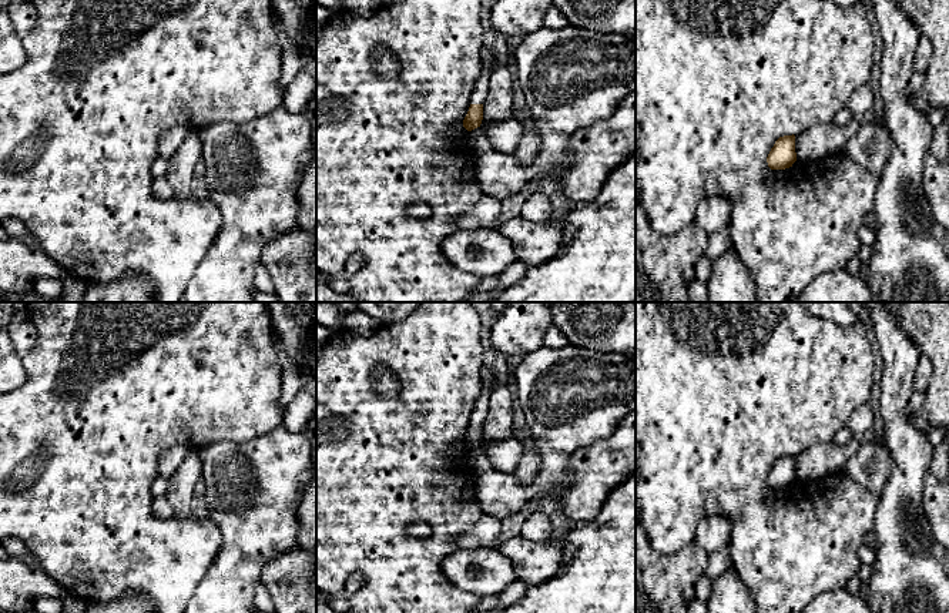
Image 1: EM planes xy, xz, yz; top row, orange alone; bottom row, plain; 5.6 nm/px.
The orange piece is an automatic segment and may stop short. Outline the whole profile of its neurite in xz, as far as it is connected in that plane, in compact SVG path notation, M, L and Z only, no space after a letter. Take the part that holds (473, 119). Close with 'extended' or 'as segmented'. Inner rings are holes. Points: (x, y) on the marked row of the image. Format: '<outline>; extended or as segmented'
M492 57L482 63L480 74L474 83L473 93L470 97L470 107L463 120L463 127L467 131L472 131L480 127L483 120L483 104L489 97L489 84L490 77L496 67L499 67L503 61L499 57Z; extended

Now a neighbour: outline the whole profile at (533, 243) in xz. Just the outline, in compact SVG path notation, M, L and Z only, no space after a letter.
M514 217L497 224L496 230L513 244L516 259L527 267L553 258L563 239L563 227L551 221L537 224Z

